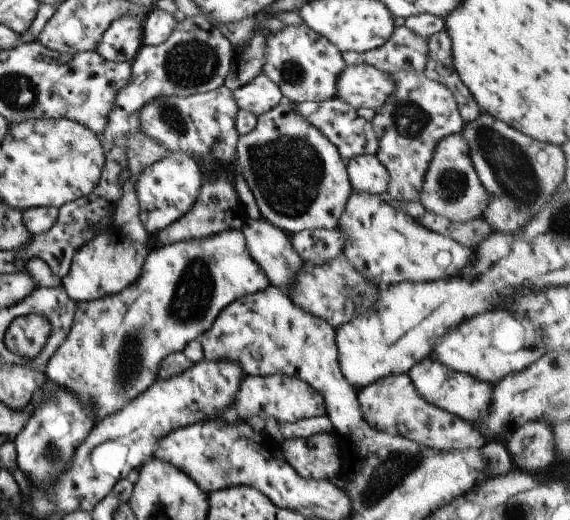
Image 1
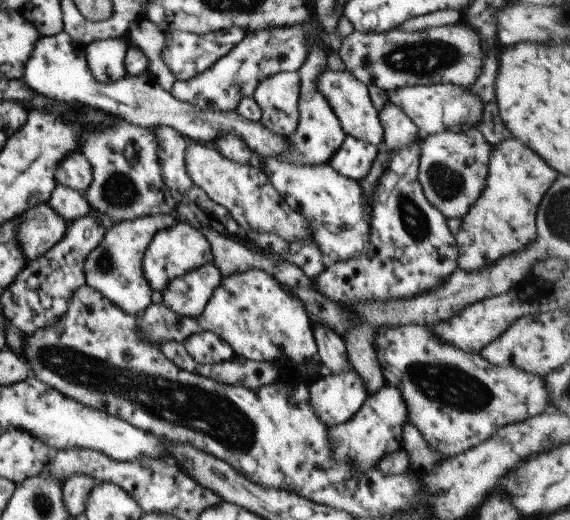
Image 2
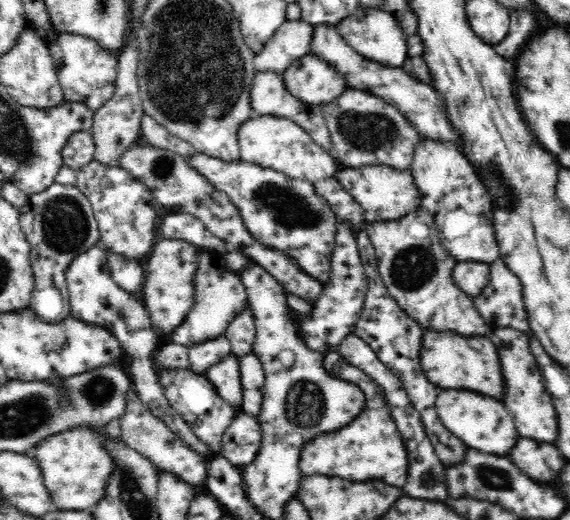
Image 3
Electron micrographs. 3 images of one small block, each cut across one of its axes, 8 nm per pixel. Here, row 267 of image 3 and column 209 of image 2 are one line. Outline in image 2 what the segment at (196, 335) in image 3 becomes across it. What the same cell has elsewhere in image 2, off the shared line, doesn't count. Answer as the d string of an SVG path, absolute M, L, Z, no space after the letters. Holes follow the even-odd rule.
M155 127L152 132L158 141L158 160L160 160L160 168L162 168L161 178L164 179L170 194L177 201L175 211L177 212L178 220L190 224L190 226L194 226L198 230L212 228L212 230L220 232L222 236L237 239L240 232L239 224L232 218L228 209L214 202L202 188L192 182L188 172L186 172L184 158L190 141L172 127Z

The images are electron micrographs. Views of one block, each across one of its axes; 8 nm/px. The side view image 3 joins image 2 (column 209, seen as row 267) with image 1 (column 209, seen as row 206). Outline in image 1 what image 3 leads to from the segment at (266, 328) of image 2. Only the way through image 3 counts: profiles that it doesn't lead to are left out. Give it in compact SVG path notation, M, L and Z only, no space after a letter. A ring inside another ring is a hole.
M240 225L232 230L227 230L206 238L206 240L190 239L180 241L176 244L166 245L163 247L153 247L145 258L141 275L136 282L133 282L128 288L122 290L117 295L105 296L90 302L77 301L77 310L74 315L73 328L67 334L66 340L58 347L54 356L47 362L46 375L51 381L54 381L60 387L67 389L86 405L93 406L94 422L101 421L107 416L113 415L121 411L129 402L132 402L138 395L148 390L157 380L159 374L160 363L166 356L175 352L182 352L186 345L203 335L214 324L217 316L228 305L235 300L240 299L258 291L266 290L271 285L267 274L261 269L261 266L253 259L249 253L244 233L241 231Z

